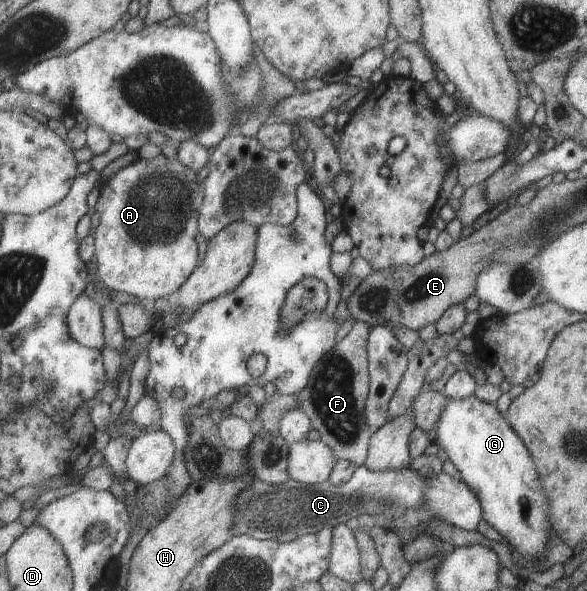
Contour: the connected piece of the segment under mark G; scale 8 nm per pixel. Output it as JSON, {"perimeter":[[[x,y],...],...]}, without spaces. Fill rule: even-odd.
{"perimeter":[[[473,395],[463,400],[448,399],[431,436],[477,496],[483,520],[525,560],[541,558],[547,534],[552,531],[547,520],[547,494],[541,488],[533,458],[495,405],[481,402]]]}

